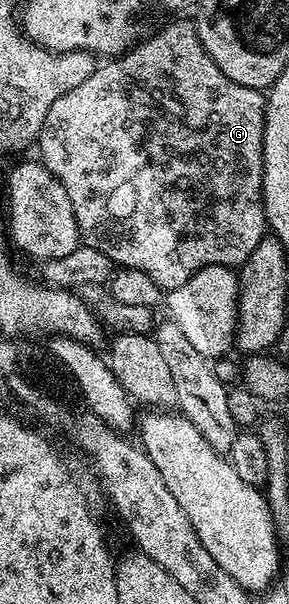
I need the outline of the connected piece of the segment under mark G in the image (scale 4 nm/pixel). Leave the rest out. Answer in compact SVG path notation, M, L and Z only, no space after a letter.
M189 17L174 18L177 19L174 23L159 28L150 39L142 38L124 55L102 62L95 73L83 81L83 85L63 93L63 97L59 97L59 101L47 109L39 140L40 162L60 181L63 189L67 189L67 197L71 197L71 209L75 209L75 221L81 234L80 242L105 253L118 268L142 270L165 293L186 285L204 266L240 268L247 257L251 257L251 249L255 249L255 245L259 245L259 241L267 235L265 203L261 199L266 96L256 87L231 81L231 77L227 77L227 73L215 65L207 49L203 49L196 22L192 18L185 18Z

